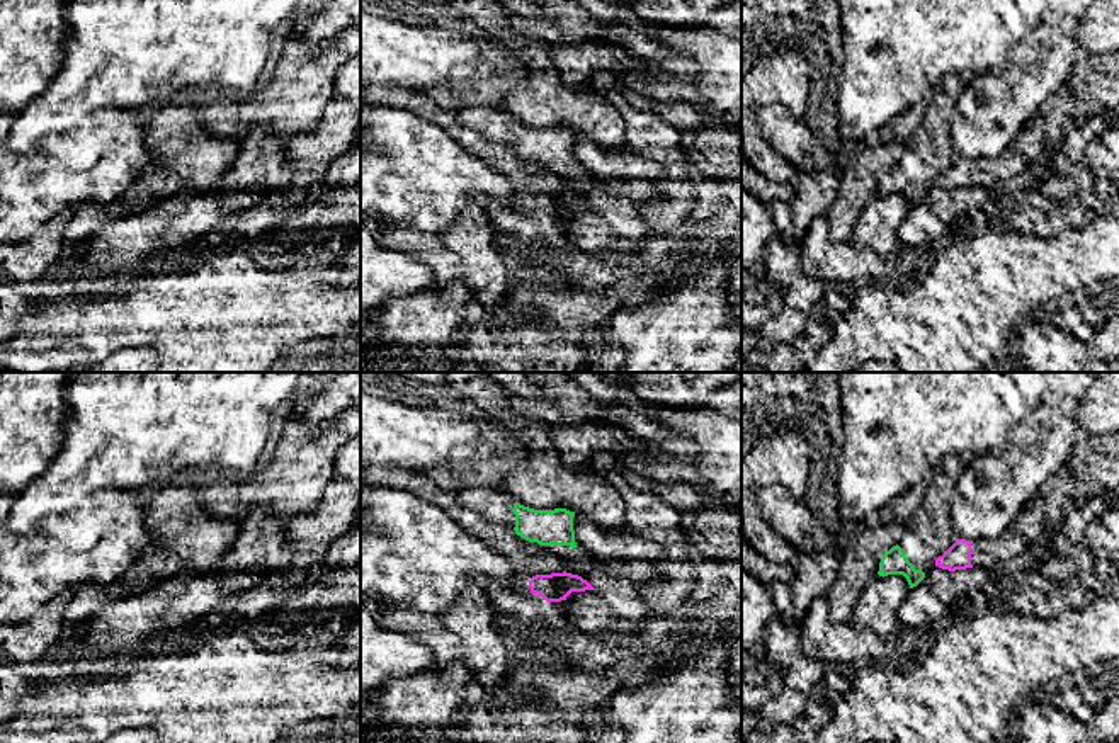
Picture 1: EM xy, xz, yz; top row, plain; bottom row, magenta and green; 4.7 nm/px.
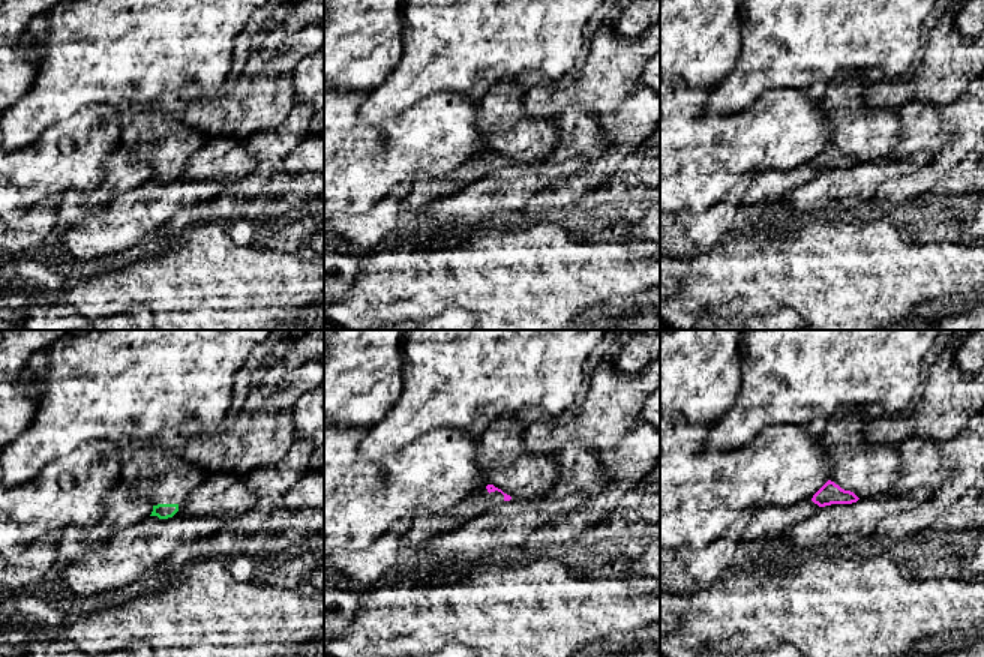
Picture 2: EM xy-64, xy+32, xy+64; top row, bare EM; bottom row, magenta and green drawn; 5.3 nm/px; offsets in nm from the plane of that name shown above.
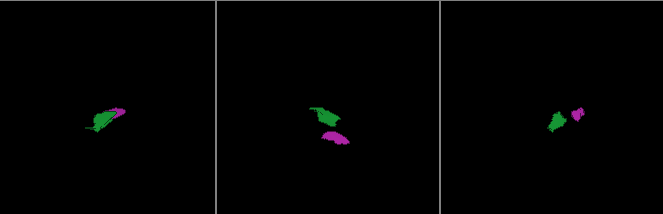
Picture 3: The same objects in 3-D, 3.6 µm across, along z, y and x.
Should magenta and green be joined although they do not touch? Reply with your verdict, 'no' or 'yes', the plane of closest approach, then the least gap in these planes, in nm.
no | yz | 70 nm

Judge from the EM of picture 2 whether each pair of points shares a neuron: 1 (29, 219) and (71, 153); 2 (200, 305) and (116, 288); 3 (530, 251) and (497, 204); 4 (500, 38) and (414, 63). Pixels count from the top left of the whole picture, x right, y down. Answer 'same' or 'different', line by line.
1: different
2: same
3: different
4: same

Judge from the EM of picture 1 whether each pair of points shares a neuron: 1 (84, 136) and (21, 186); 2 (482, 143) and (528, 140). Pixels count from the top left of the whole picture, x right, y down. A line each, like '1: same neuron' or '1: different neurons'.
1: same neuron
2: different neurons

